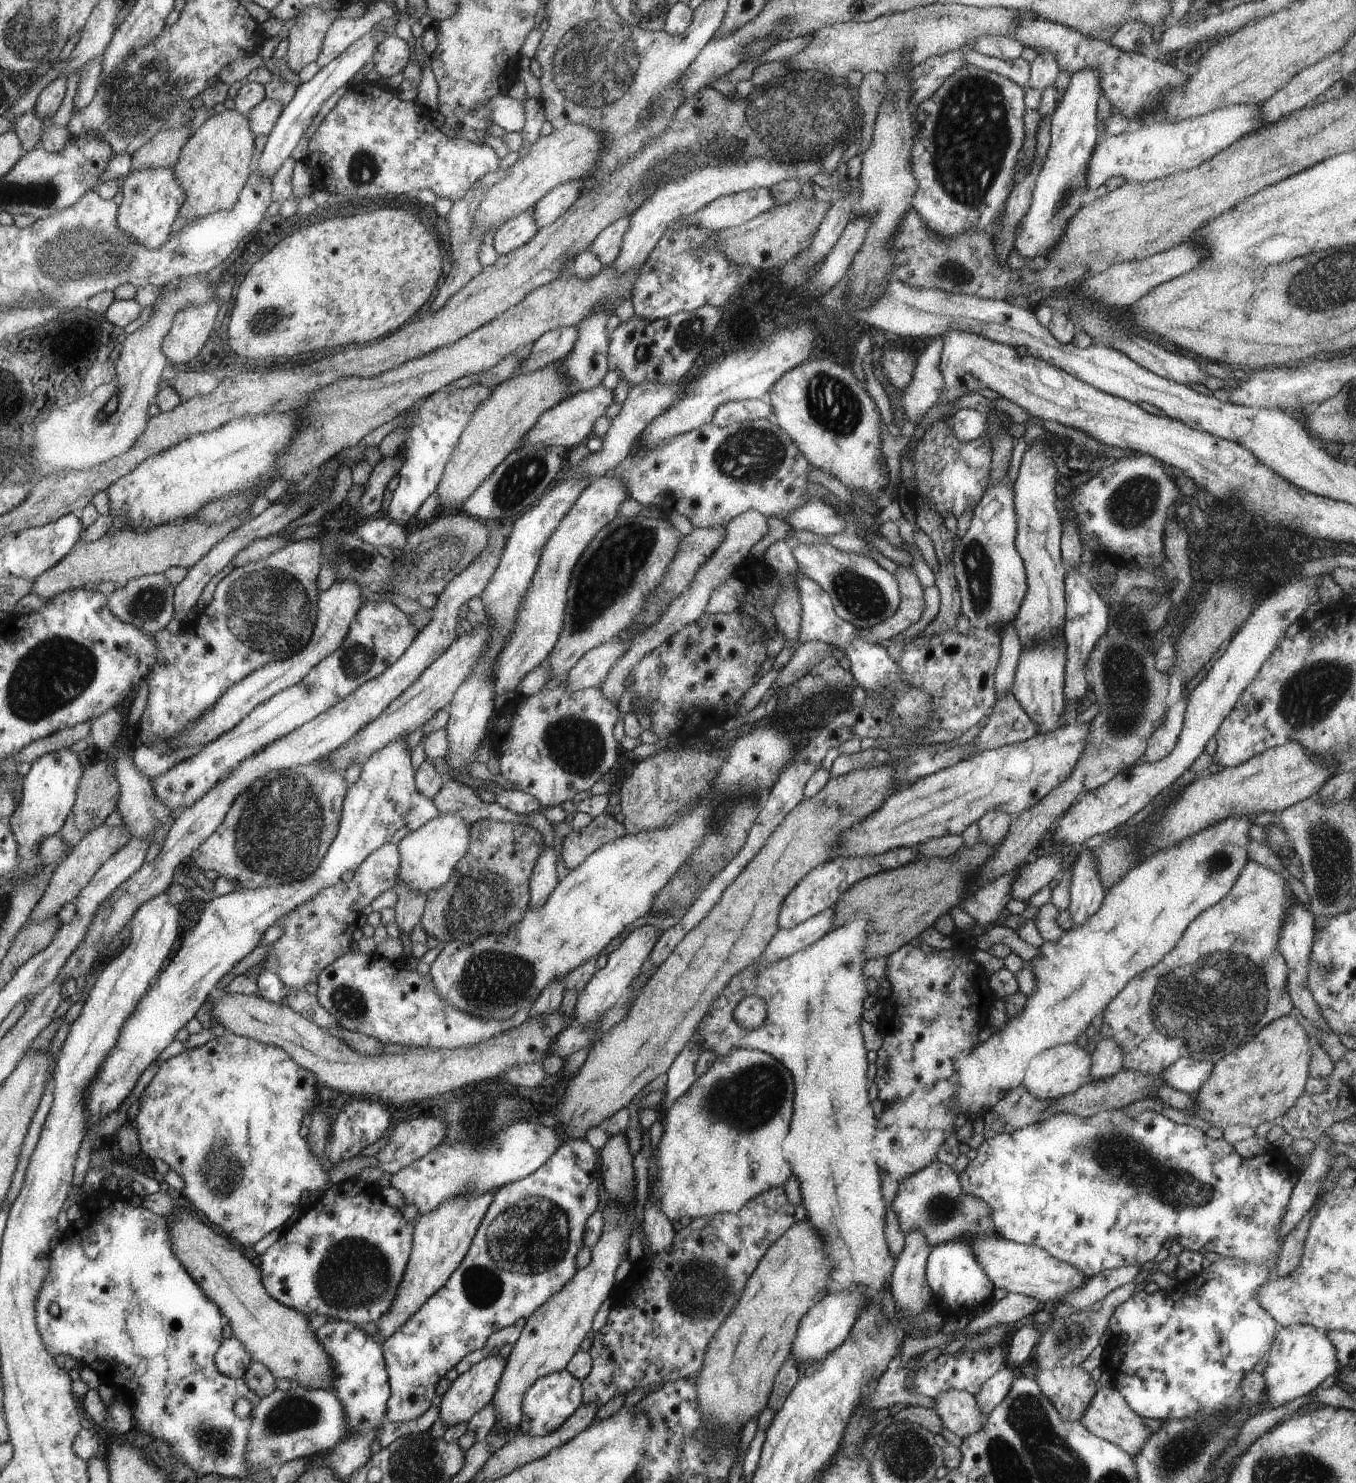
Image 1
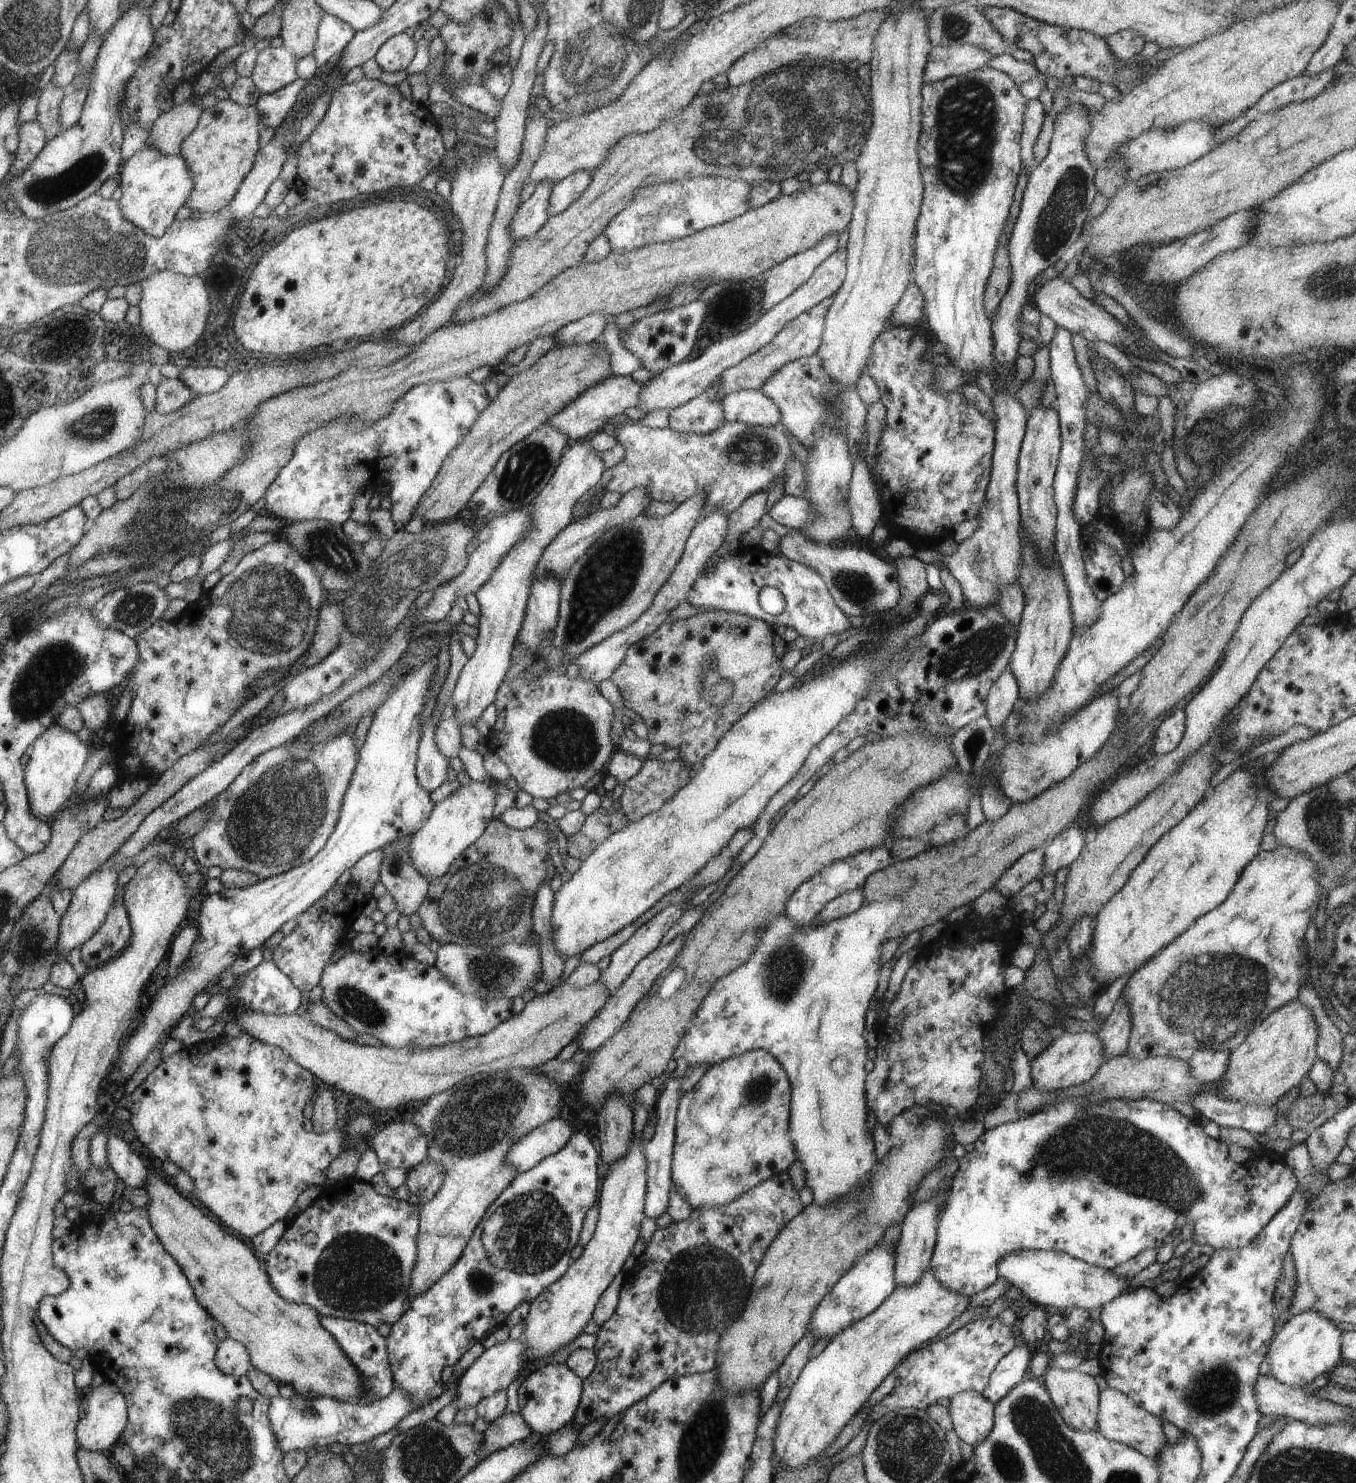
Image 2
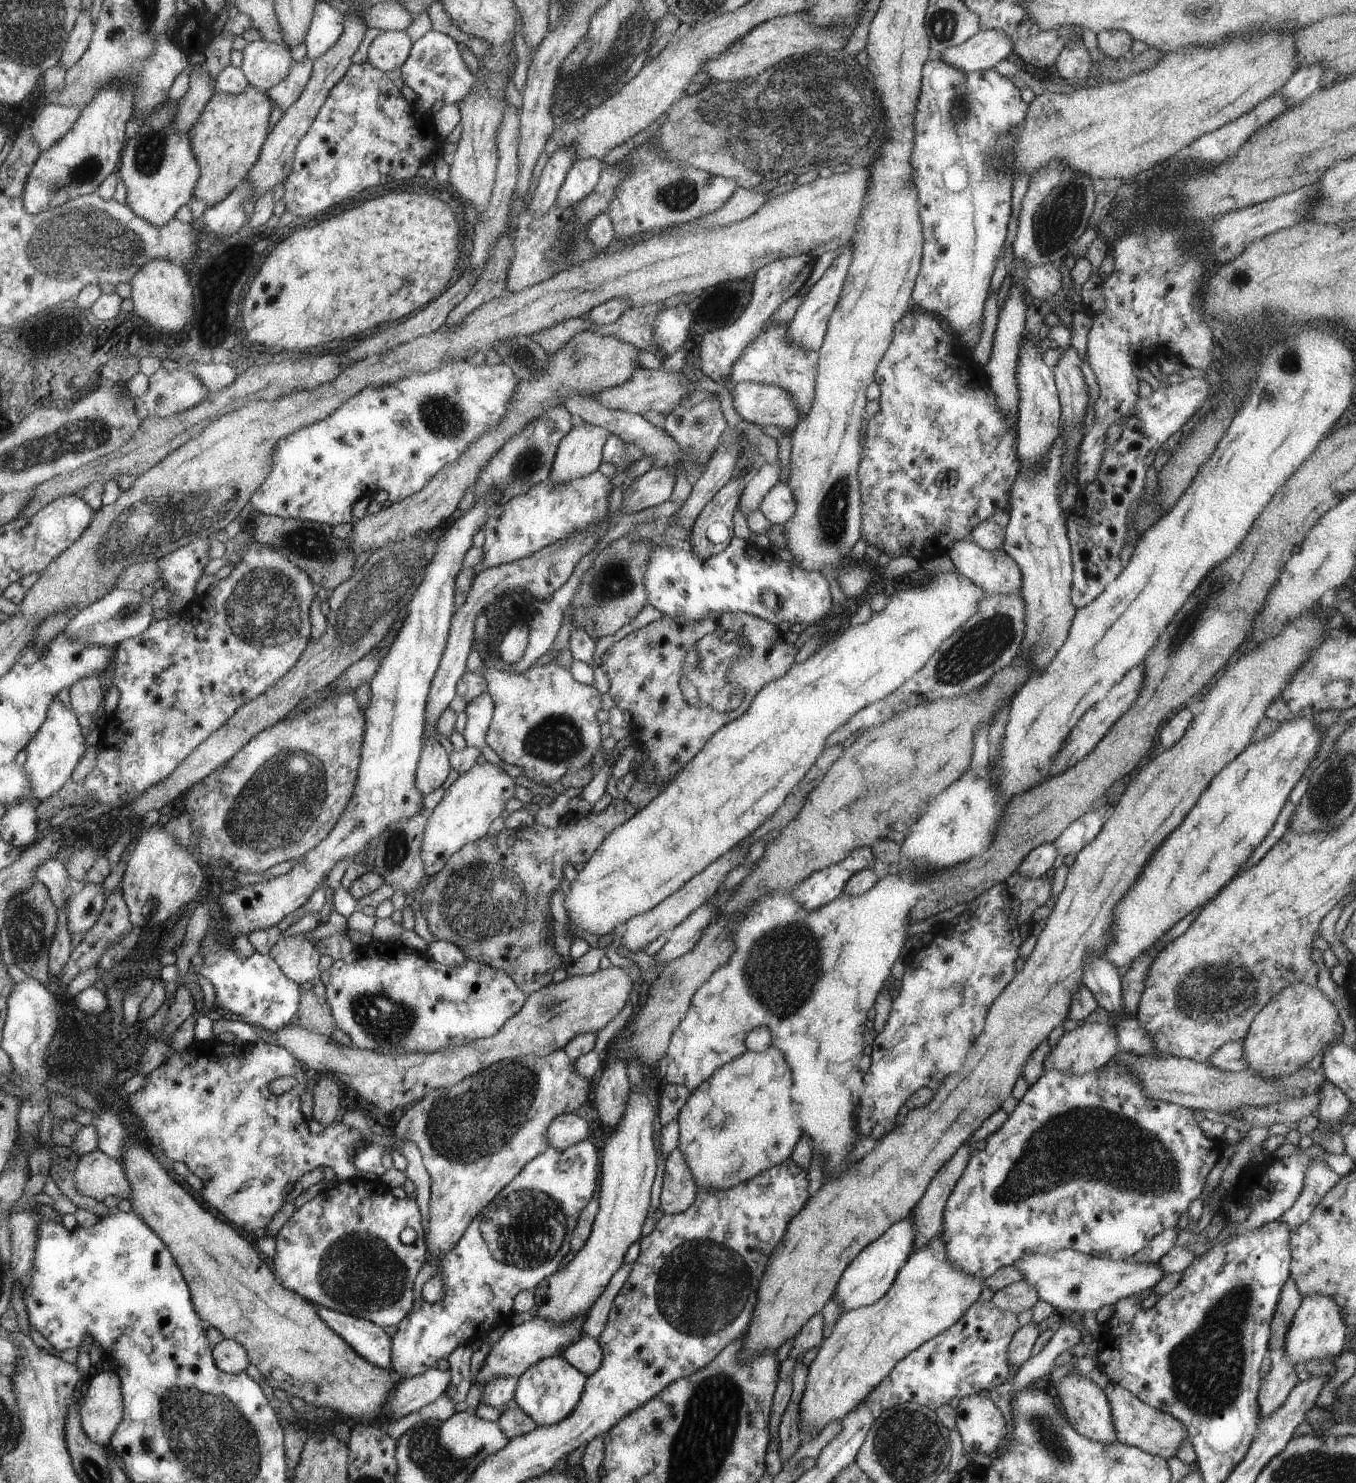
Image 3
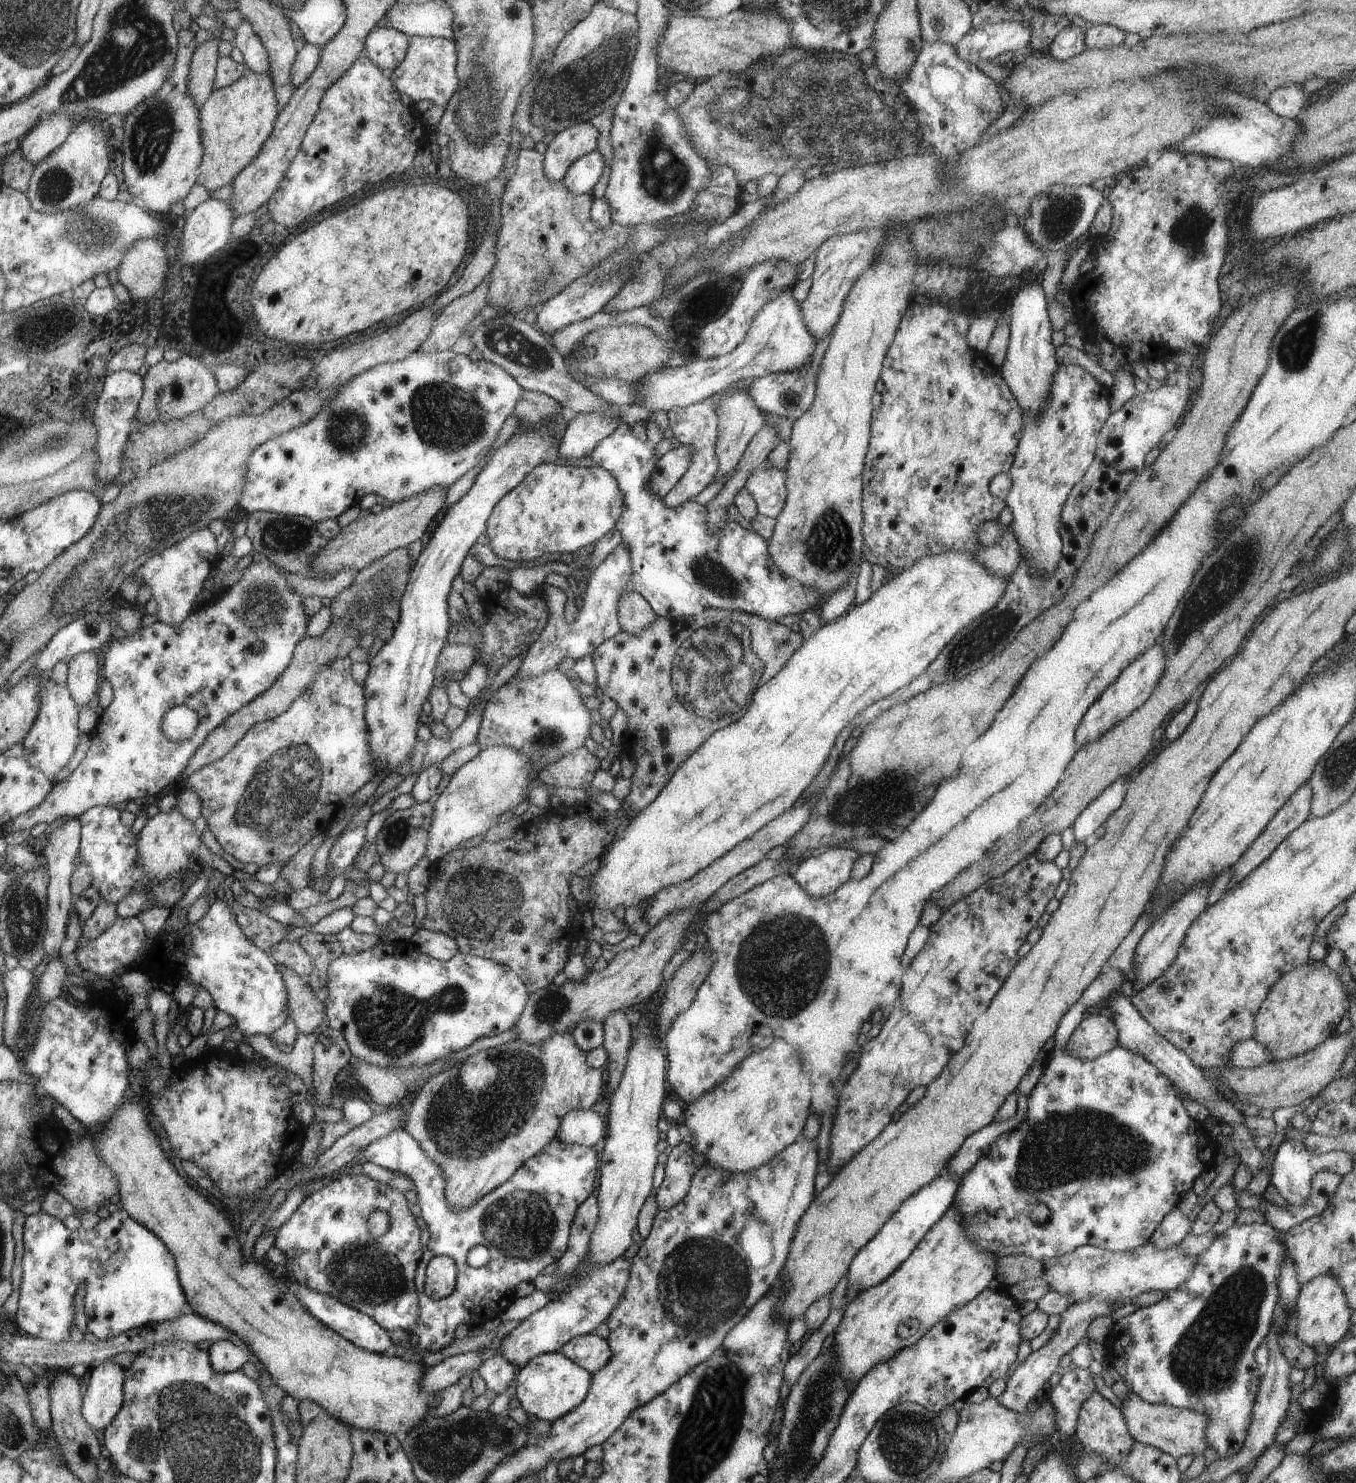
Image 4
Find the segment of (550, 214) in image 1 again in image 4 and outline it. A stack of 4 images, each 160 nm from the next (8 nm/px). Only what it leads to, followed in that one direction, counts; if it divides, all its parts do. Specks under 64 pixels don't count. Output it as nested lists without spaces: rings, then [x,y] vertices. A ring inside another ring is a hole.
[[[598,150],[592,151],[575,160],[561,181],[575,195],[590,195],[602,176],[603,168],[602,155]]]

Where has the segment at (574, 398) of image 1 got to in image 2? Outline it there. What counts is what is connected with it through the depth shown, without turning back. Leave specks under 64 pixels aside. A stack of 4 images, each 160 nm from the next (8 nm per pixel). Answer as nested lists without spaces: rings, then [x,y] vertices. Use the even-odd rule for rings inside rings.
[[[610,375],[604,381],[600,381],[597,385],[586,389],[580,397],[569,402],[564,409],[550,417],[545,424],[559,430],[572,442],[588,440],[596,432],[606,428],[610,418],[614,418],[616,414],[622,414],[624,409],[629,406],[637,406],[642,389],[644,387],[640,383],[634,382],[631,376],[615,377]]]

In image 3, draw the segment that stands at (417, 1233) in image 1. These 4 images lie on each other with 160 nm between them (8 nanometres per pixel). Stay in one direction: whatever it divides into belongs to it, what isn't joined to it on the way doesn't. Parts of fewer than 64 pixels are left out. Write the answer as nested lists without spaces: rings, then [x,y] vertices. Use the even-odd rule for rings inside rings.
[[[559,1050],[554,1051],[552,1054],[549,1054],[548,1057],[544,1058],[530,1055],[529,1057],[522,1056],[498,1061],[496,1064],[486,1068],[484,1072],[473,1074],[472,1077],[466,1077],[464,1081],[460,1081],[452,1088],[433,1090],[432,1093],[421,1098],[418,1104],[414,1104],[414,1106],[406,1111],[406,1113],[398,1120],[398,1124],[396,1124],[396,1128],[394,1128],[392,1134],[395,1135],[399,1143],[412,1141],[418,1146],[422,1153],[424,1166],[431,1176],[429,1214],[427,1216],[428,1233],[425,1233],[425,1243],[429,1250],[427,1258],[433,1257],[434,1259],[438,1259],[446,1253],[449,1253],[461,1240],[465,1234],[465,1230],[469,1228],[476,1218],[478,1218],[482,1209],[492,1204],[493,1198],[496,1197],[506,1185],[509,1185],[510,1182],[517,1177],[517,1174],[520,1173],[533,1158],[546,1152],[546,1149],[549,1147],[546,1135],[550,1124],[552,1124],[557,1117],[560,1117],[561,1114],[572,1113],[584,1103],[586,1096],[588,1096],[588,1086],[590,1086],[588,1080],[574,1070],[574,1061],[564,1052],[564,1050]]]

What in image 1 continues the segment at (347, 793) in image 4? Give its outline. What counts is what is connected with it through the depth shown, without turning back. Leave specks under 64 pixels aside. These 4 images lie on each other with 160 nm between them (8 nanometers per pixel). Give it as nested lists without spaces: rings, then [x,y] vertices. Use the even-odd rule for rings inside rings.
[[[329,760],[286,771],[272,771],[258,779],[234,801],[222,824],[190,856],[189,864],[197,871],[214,870],[240,885],[235,891],[260,887],[279,887],[309,877],[321,864],[322,858],[337,836],[345,800],[344,772],[329,770]]]

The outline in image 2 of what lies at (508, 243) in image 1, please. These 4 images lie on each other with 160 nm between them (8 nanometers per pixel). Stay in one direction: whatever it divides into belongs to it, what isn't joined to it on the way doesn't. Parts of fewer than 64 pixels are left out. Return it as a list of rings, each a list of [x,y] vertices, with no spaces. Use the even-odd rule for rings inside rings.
[[[547,181],[538,183],[530,198],[518,207],[509,226],[513,239],[517,241],[531,238],[546,224],[552,186],[554,185],[550,185]]]

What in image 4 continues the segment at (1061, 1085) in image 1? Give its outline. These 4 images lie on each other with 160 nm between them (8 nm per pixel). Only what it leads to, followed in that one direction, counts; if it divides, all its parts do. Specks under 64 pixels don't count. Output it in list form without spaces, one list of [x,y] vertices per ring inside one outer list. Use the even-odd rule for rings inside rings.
[[[1090,1012],[1073,1030],[1065,1051],[1082,1060],[1094,1060],[1116,1048],[1117,1038],[1117,1026],[1110,1017]]]

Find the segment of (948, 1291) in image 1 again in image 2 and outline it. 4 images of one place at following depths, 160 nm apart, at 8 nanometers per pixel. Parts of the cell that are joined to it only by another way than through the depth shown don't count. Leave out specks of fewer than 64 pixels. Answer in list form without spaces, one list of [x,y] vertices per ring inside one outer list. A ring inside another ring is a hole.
[[[1146,1098],[1130,1101],[1108,1099],[1100,1106],[1091,1107],[1084,1106],[1084,1103],[1080,1105],[1063,1099],[1047,1105],[1026,1118],[985,1131],[974,1142],[974,1150],[966,1153],[959,1160],[959,1168],[952,1174],[949,1182],[947,1206],[939,1216],[937,1237],[929,1266],[942,1286],[970,1298],[996,1282],[997,1264],[1002,1257],[1026,1249],[1063,1252],[1090,1266],[1111,1271],[1115,1266],[1128,1262],[1146,1249],[1159,1249],[1164,1244],[1164,1238],[1172,1230],[1181,1229],[1184,1224],[1194,1224],[1192,1238],[1201,1247],[1209,1244],[1215,1249],[1243,1249],[1260,1234],[1272,1217],[1288,1202],[1298,1186],[1299,1182],[1294,1171],[1275,1152],[1270,1152],[1269,1156],[1261,1155],[1261,1158],[1252,1160],[1250,1164],[1246,1164],[1246,1167],[1243,1164],[1236,1164],[1229,1157],[1225,1142],[1208,1137],[1197,1119],[1180,1114],[1171,1105]]]

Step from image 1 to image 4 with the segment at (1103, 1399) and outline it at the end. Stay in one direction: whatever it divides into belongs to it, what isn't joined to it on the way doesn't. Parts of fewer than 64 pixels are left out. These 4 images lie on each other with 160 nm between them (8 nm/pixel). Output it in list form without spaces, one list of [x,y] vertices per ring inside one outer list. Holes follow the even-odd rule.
[[[1129,1392],[1121,1403],[1128,1432],[1135,1442],[1153,1446],[1175,1459],[1182,1454],[1202,1455],[1208,1447],[1205,1437],[1208,1420],[1206,1415],[1162,1403],[1152,1404],[1132,1392]]]

